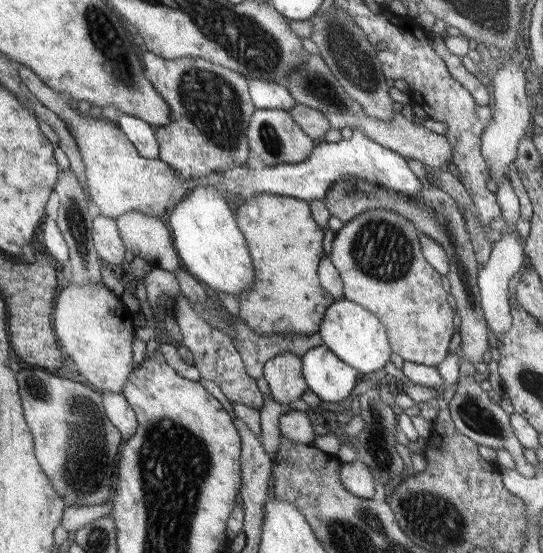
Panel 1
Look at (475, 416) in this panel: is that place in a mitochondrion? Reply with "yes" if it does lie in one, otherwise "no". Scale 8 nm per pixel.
yes

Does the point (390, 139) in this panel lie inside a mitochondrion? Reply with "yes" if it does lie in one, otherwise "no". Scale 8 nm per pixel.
no

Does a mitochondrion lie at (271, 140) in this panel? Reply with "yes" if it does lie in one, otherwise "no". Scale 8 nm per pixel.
yes

